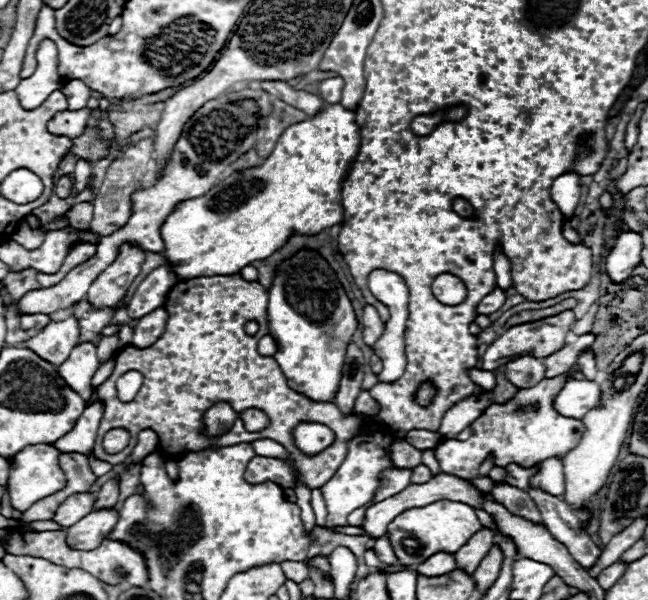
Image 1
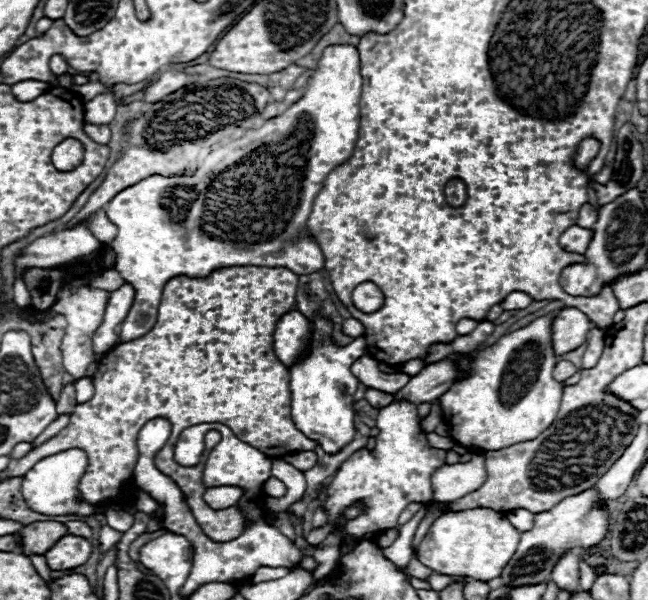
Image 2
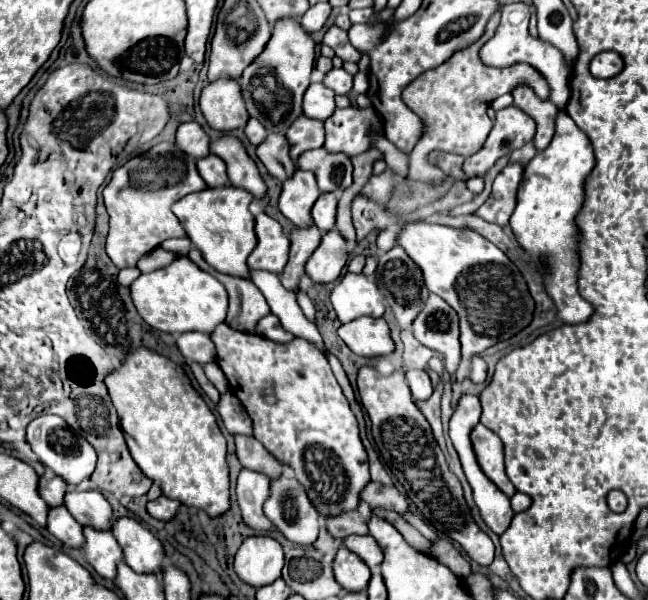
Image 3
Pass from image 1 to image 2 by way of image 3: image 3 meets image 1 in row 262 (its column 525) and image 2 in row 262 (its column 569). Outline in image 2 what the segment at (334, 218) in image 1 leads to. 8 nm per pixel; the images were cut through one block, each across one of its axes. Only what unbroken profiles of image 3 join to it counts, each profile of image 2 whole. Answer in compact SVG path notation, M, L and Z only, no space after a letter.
M328 46L318 62L318 68L314 70L314 76L308 80L306 84L306 92L304 96L292 104L284 114L264 122L262 128L258 130L248 130L240 140L232 140L230 144L214 150L208 154L208 158L204 160L204 164L196 170L194 176L170 176L170 178L164 178L164 176L150 176L126 190L122 190L120 194L114 196L114 200L110 200L104 210L108 214L108 218L112 220L112 224L118 226L118 236L114 238L114 242L110 244L112 252L118 256L116 260L116 270L124 276L126 282L134 284L136 288L136 298L134 298L134 304L126 316L126 320L122 322L122 328L120 328L120 342L128 342L128 340L134 340L134 338L140 338L144 334L148 334L154 324L156 324L156 310L160 306L160 296L162 296L162 290L166 286L166 282L174 276L190 276L190 278L206 278L210 276L212 270L218 270L218 268L230 268L230 266L284 266L284 268L290 268L292 272L296 274L310 274L310 272L316 272L324 266L324 254L320 250L320 246L316 244L316 240L312 238L312 234L308 232L306 228L306 222L308 222L308 216L312 212L312 204L314 204L314 198L316 194L320 192L320 188L324 186L324 180L326 176L340 164L344 164L350 156L352 156L352 150L354 150L354 144L356 144L356 138L358 138L358 126L360 126L360 92L362 92L362 76L360 76L360 60L358 60L358 50L354 46Z

